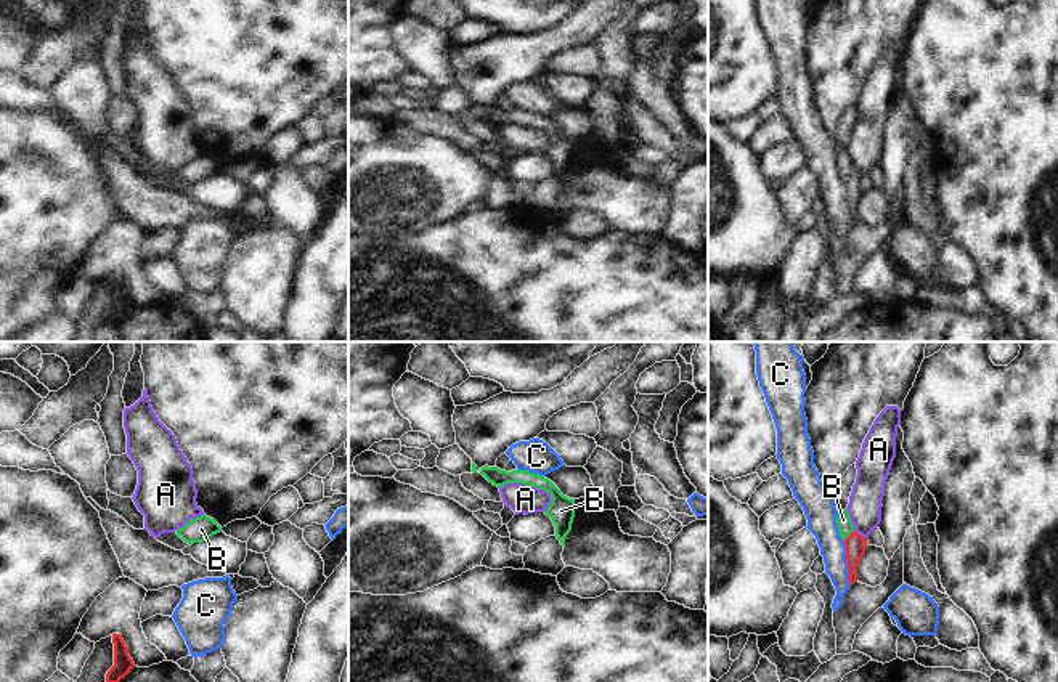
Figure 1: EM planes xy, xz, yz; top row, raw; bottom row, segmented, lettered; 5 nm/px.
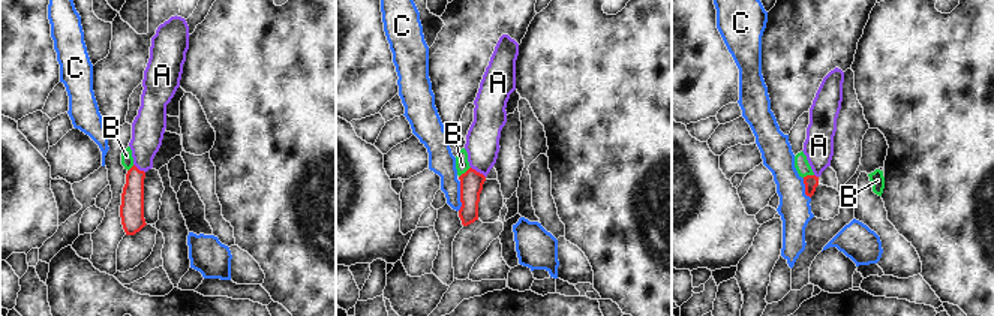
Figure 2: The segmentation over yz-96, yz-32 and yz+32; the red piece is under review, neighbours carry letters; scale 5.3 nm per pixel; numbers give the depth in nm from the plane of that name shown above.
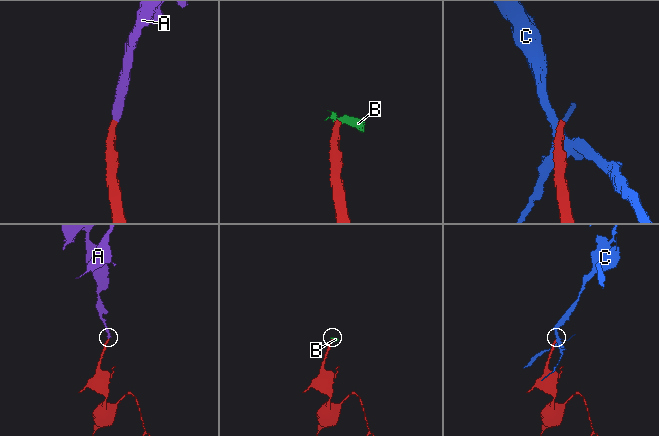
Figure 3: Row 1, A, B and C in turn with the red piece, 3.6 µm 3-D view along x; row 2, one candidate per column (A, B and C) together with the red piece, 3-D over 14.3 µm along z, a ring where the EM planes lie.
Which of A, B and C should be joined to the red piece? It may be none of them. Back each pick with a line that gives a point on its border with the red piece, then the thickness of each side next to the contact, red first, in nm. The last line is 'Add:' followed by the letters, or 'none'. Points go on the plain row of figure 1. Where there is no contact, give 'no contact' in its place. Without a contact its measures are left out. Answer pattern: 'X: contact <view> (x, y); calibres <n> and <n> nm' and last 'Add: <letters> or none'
A: contact yz (859, 175); calibres 100 and 170 nm
Add: A

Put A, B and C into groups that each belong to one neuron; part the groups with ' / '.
A / B / C

